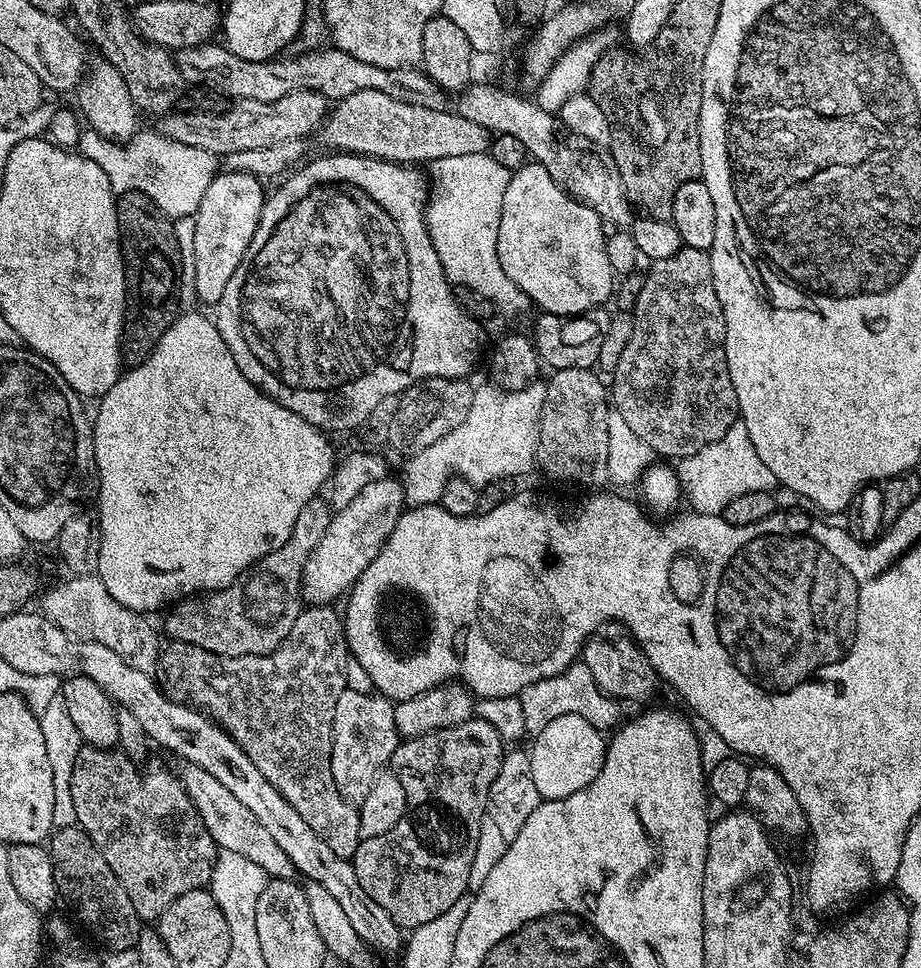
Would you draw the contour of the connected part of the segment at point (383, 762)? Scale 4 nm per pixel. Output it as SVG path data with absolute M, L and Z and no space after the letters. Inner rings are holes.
M345 688L334 706L334 730L332 731L332 757L330 770L334 774L334 786L354 805L360 805L370 791L379 772L385 771L397 744L402 737L394 726L394 704L387 696L375 691L359 692Z

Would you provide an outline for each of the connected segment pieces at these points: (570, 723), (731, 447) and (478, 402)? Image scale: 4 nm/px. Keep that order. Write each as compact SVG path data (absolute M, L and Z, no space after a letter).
M563 714L547 723L531 743L532 748L527 749L530 771L541 801L566 798L590 786L604 765L605 733L590 726L586 718L578 718L578 714Z
M739 418L718 442L710 442L710 446L702 446L702 450L683 457L678 464L678 475L687 507L711 516L723 514L726 506L741 494L772 492L777 487L774 473L758 458L758 450L754 450L754 442L750 442L750 434Z
M485 382L481 388L477 387L472 393L470 410L466 410L466 418L450 430L434 446L426 446L426 450L416 452L403 461L403 483L406 485L406 500L409 505L435 504L439 501L442 490L453 477L468 480L474 485L483 486L494 482L498 478L517 478L528 467L533 467L536 458L536 443L538 430L542 418L542 402L544 401L544 384L533 382L522 390L508 392L505 388L498 388L491 382Z

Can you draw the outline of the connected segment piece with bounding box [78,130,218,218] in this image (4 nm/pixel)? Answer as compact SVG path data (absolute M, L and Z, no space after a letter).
M84 130L78 152L106 170L113 192L144 192L170 218L195 217L198 206L202 206L206 186L210 186L218 174L218 158L210 154L210 150L182 146L182 142L174 142L156 130L137 131L127 143L107 140L99 132Z

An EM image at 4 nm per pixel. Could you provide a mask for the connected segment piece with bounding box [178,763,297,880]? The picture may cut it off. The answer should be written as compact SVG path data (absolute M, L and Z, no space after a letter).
M185 763L183 767L184 769L179 769L178 775L184 793L198 810L202 822L206 822L206 830L210 830L210 838L214 838L217 849L250 858L252 862L262 866L262 870L270 878L290 880L297 875L290 858L282 854L278 842L274 842L274 837L263 828L262 822L258 822L258 818L254 818L254 814L250 814L250 810L246 810L246 806L242 806L242 802L238 802L238 798L234 798L234 794L230 794L230 790L226 790L222 782L218 782L218 778L206 774L202 766Z

